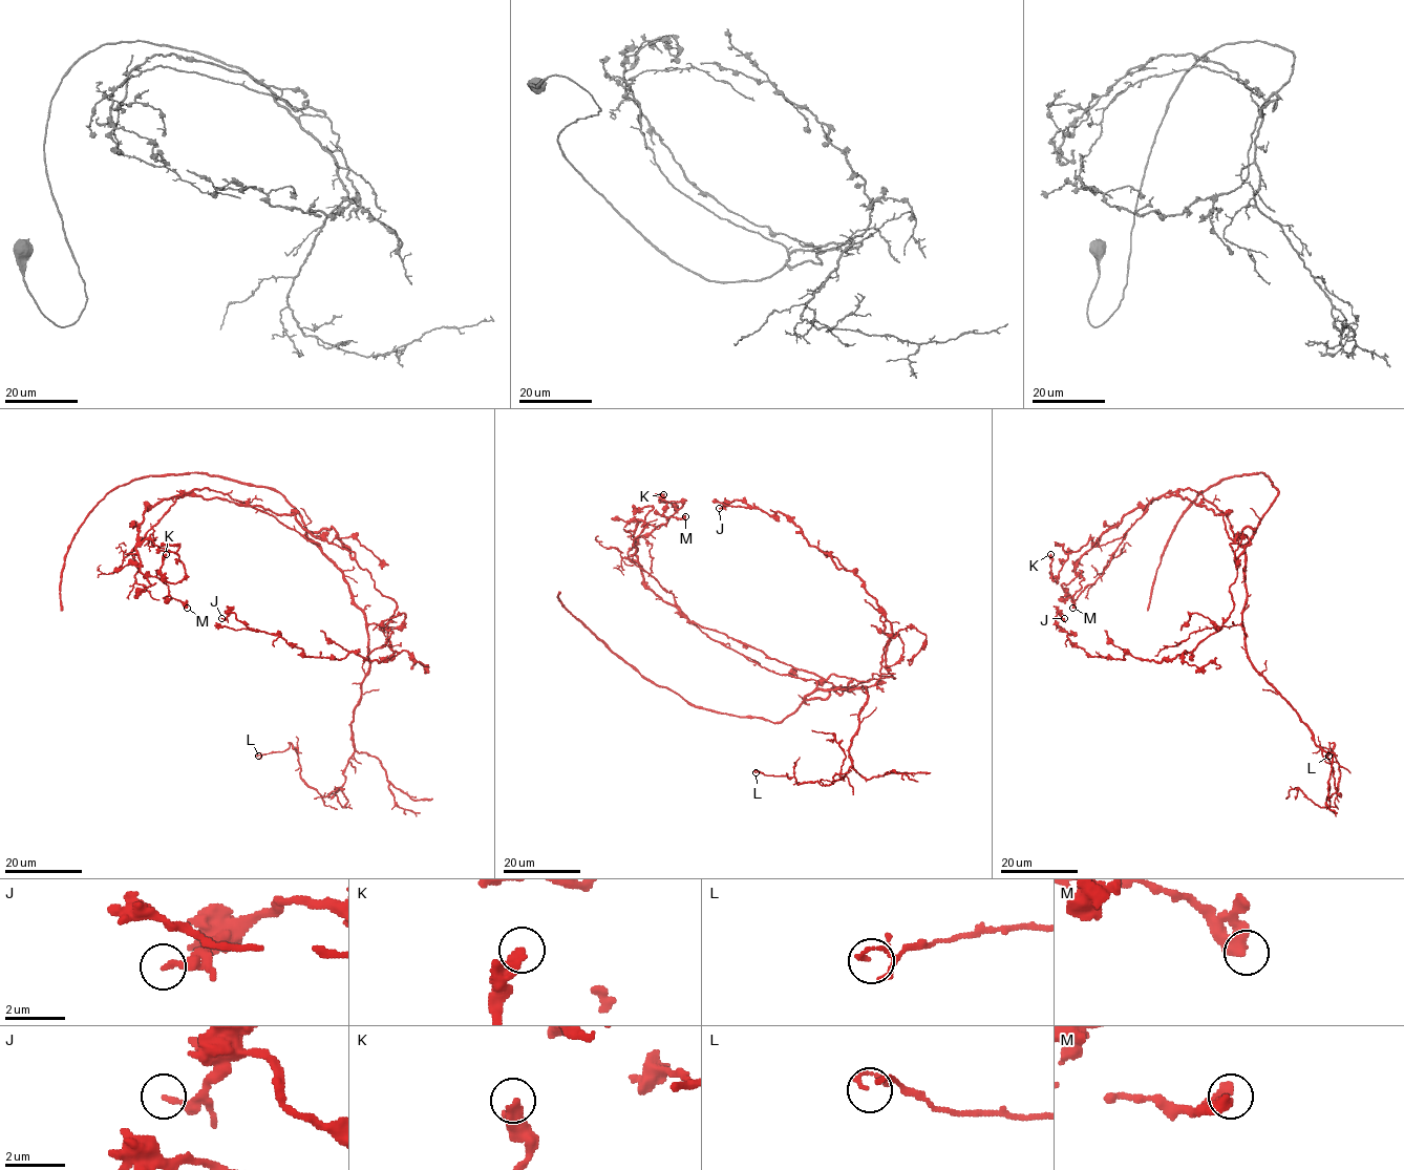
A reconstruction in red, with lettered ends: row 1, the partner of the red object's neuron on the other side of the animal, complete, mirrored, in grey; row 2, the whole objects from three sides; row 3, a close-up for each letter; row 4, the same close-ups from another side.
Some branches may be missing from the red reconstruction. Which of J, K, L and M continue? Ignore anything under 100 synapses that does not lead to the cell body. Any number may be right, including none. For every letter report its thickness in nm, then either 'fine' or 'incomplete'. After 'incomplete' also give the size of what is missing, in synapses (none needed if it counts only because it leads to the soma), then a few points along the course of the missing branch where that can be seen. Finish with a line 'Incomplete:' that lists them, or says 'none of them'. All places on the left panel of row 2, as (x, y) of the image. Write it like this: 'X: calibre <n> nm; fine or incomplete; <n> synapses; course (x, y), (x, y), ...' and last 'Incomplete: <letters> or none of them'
J: calibre 240 nm; fine
K: calibre 320 nm; fine
L: calibre 110 nm; fine
M: calibre 480 nm; fine
Incomplete: none of them

